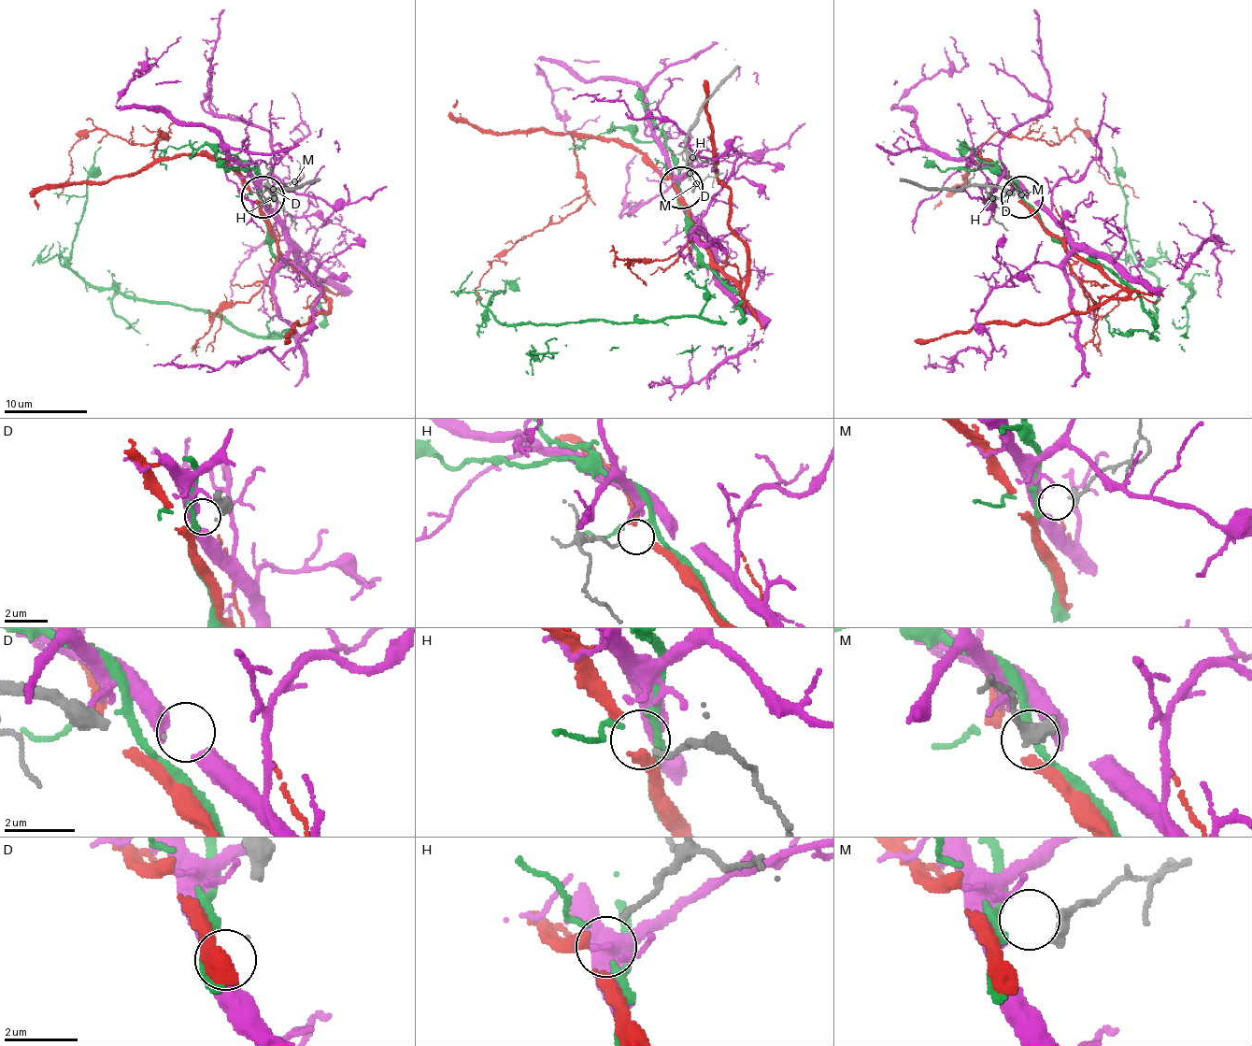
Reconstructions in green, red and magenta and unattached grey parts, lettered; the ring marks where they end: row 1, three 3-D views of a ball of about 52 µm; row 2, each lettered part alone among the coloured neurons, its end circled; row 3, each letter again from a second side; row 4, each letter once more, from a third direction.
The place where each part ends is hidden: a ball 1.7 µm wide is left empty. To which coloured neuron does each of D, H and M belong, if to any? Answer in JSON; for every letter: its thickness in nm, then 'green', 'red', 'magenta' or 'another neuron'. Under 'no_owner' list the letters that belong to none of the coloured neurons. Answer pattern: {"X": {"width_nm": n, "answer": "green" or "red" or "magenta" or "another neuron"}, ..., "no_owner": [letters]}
{"D": {"width_nm": 30, "answer": "another neuron"}, "H": {"width_nm": 140, "answer": "red"}, "M": {"width_nm": 400, "answer": "green"}, "no_owner": ["D"]}

